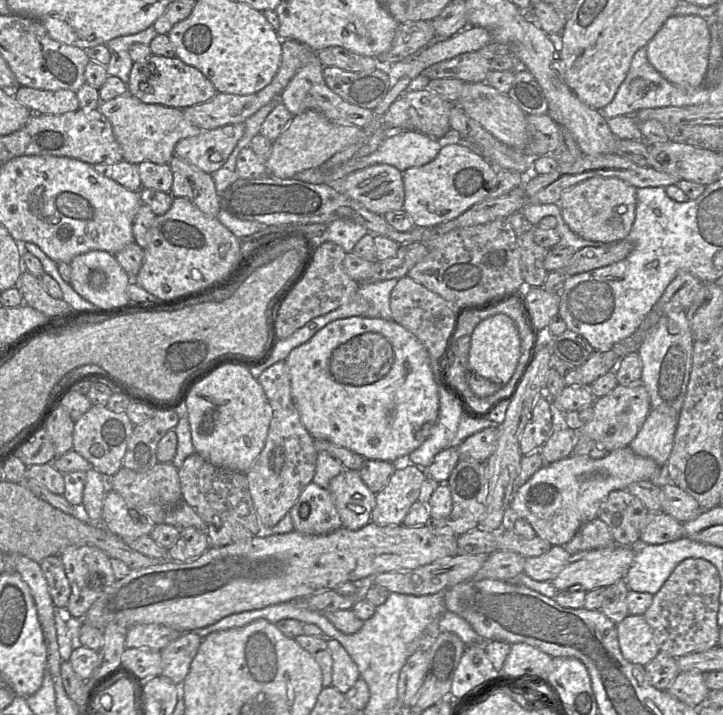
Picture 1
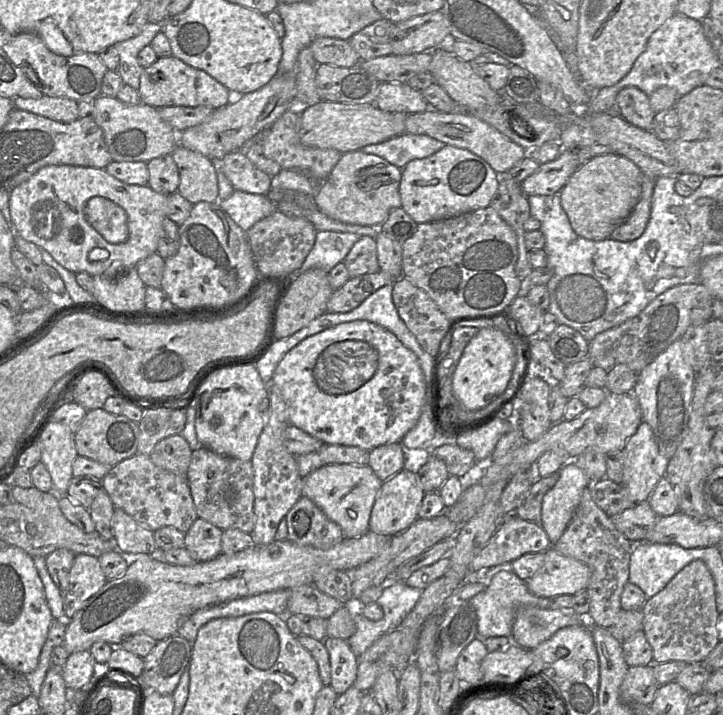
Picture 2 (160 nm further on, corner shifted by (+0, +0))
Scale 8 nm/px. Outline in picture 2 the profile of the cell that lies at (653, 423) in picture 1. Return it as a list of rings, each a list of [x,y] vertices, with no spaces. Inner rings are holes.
[[[642,421],[627,440],[623,453],[621,485],[635,504],[647,502],[660,479],[665,477],[669,459],[658,449],[649,424]]]

